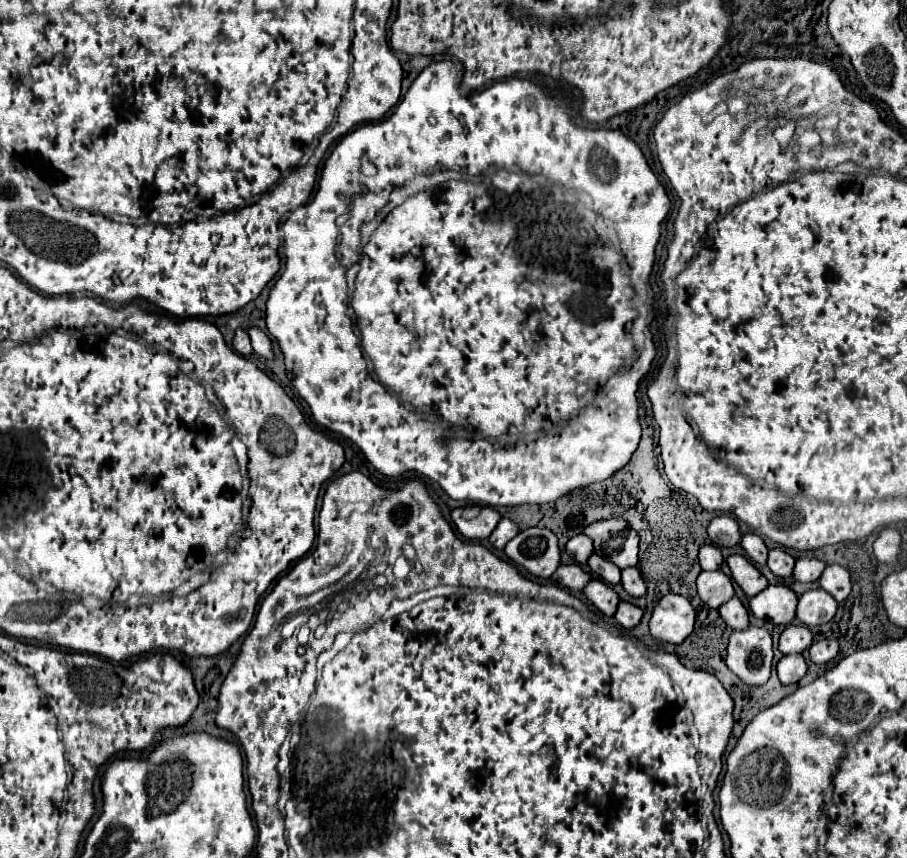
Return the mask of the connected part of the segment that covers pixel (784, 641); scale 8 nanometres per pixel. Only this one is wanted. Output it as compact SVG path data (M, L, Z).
M789 624L779 636L779 650L783 654L801 654L805 648L811 646L811 642L813 642L813 636L807 626Z

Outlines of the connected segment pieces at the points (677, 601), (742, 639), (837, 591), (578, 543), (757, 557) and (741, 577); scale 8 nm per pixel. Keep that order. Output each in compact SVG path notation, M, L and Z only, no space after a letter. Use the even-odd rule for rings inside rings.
M681 594L663 596L653 610L649 630L653 638L681 644L695 628L695 610L691 602Z
M751 626L745 632L733 632L727 646L727 666L749 686L761 686L769 680L773 662L773 640L765 628Z
M827 566L819 578L819 584L823 590L827 590L837 602L843 602L851 592L851 580L849 572L843 566Z
M585 534L573 536L573 538L567 542L567 552L569 552L579 564L585 564L587 558L593 554L593 542L591 542L591 538L587 538Z
M743 534L741 546L743 546L745 552L751 556L753 562L757 562L757 564L767 564L767 546L765 546L765 542L763 542L757 534Z
M733 554L733 556L727 558L727 564L729 564L729 568L731 568L733 580L741 586L741 590L743 590L749 598L757 596L759 592L763 592L763 590L767 588L767 584L769 584L767 578L765 578L747 558Z

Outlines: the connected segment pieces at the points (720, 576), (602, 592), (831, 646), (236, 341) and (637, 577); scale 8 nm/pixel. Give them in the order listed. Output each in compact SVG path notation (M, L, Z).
M721 570L701 572L697 578L697 592L699 592L699 598L709 608L719 608L723 602L727 602L735 596L731 578L725 576Z
M591 580L587 586L585 586L585 596L587 600L597 608L601 610L605 616L613 616L615 610L617 610L617 604L619 604L619 594L607 586L605 582L601 580Z
M819 640L819 642L813 642L809 652L811 652L811 660L815 664L825 664L837 656L839 644L837 644L837 640Z
M237 330L235 332L235 338L233 338L233 348L243 354L243 356L249 356L253 354L253 346L251 346L251 340L249 340L249 334L245 330Z
M633 566L633 568L625 568L621 572L621 586L625 588L625 592L629 592L631 596L639 598L647 592L647 586L645 586L645 580L641 578L641 572Z

